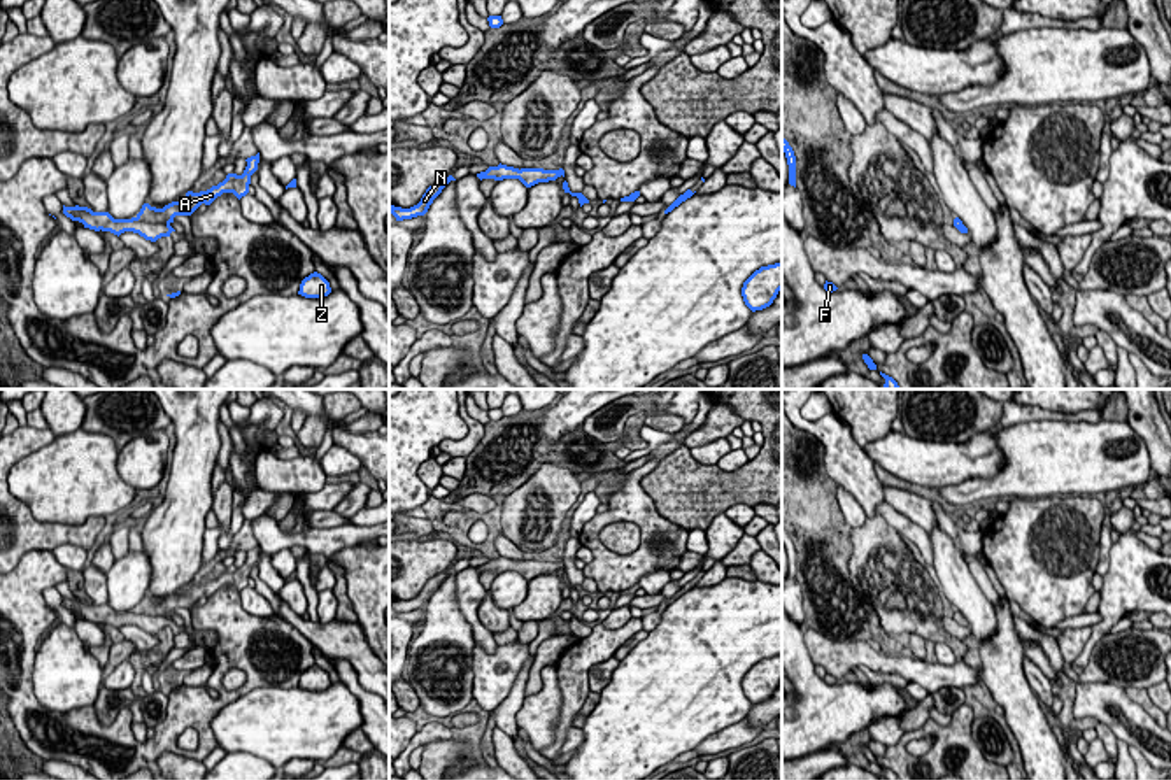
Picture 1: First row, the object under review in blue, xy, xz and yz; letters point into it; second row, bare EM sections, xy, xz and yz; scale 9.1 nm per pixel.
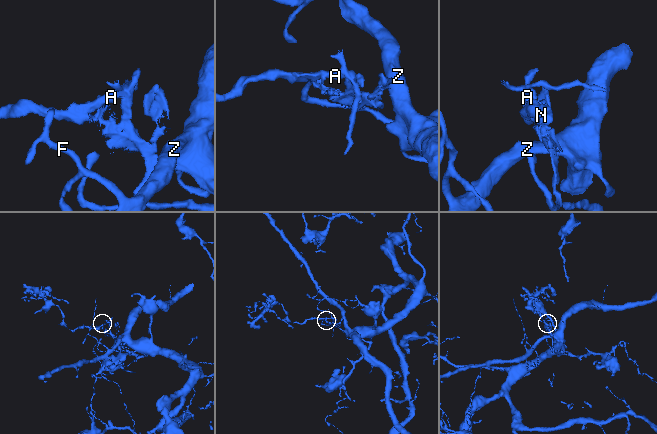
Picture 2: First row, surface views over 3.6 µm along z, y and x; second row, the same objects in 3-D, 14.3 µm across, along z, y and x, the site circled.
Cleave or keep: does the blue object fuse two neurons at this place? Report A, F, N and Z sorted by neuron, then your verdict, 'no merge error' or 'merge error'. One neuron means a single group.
A F Z / N; merge error

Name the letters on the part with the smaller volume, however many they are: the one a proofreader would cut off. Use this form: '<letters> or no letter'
N

